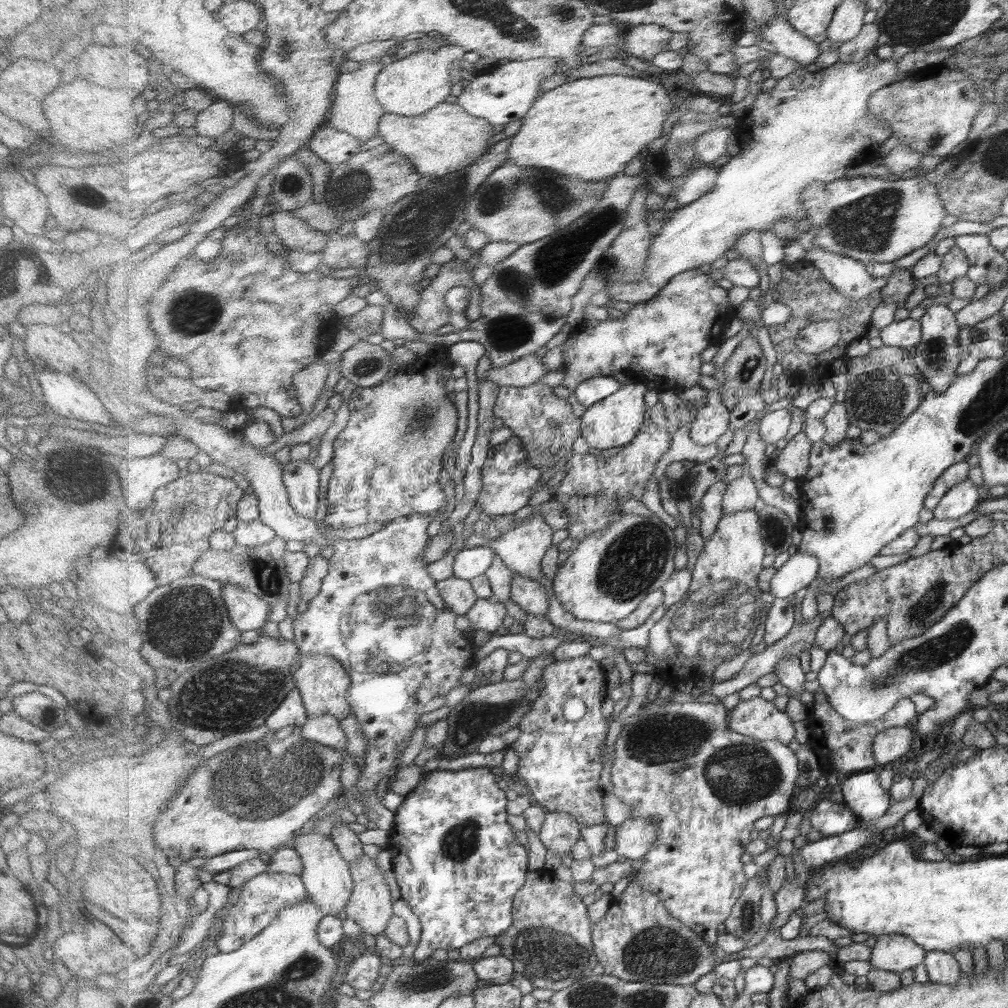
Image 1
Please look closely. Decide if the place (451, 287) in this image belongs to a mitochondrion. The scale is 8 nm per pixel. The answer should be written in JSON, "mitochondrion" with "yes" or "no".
{"mitochondrion":"no"}

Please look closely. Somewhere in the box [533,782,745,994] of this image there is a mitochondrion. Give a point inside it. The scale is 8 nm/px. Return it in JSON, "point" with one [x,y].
{"point":[656,953]}

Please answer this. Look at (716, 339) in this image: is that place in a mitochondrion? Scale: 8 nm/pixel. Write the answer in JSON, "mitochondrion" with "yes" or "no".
{"mitochondrion":"no"}

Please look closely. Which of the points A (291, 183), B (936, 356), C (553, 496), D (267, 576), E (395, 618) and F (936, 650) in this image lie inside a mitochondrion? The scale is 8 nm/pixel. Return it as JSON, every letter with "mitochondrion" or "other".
{"A":"mitochondrion","B":"mitochondrion","C":"other","D":"mitochondrion","E":"mitochondrion","F":"mitochondrion"}

